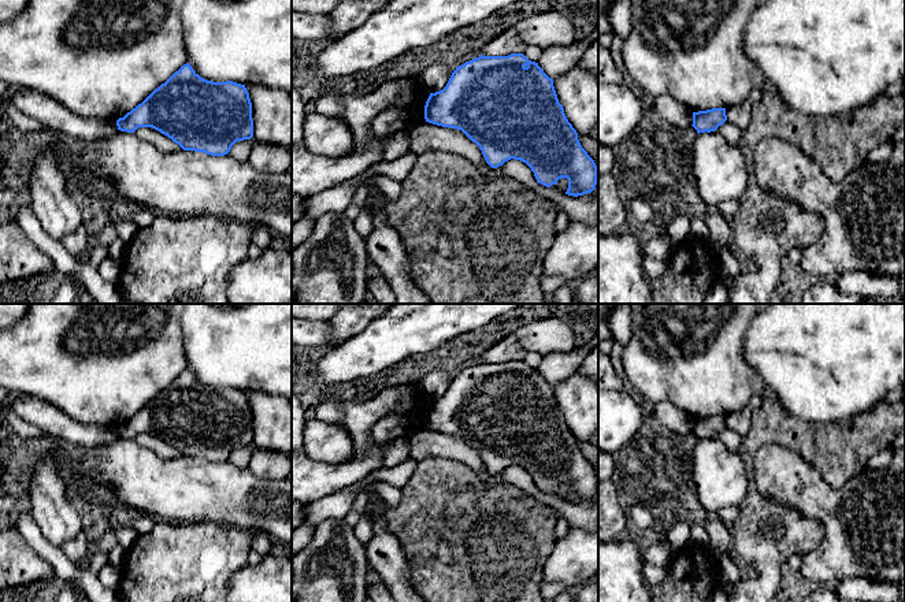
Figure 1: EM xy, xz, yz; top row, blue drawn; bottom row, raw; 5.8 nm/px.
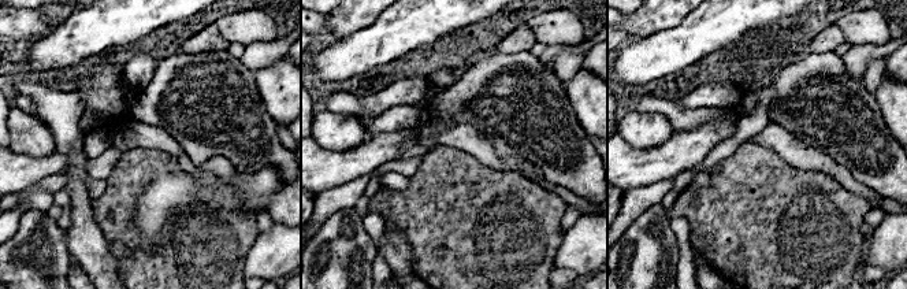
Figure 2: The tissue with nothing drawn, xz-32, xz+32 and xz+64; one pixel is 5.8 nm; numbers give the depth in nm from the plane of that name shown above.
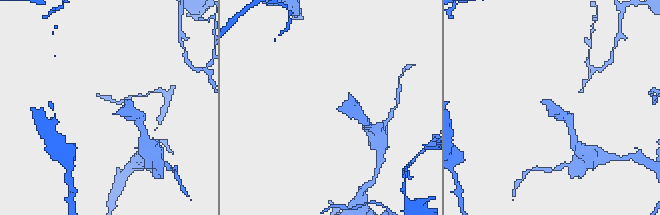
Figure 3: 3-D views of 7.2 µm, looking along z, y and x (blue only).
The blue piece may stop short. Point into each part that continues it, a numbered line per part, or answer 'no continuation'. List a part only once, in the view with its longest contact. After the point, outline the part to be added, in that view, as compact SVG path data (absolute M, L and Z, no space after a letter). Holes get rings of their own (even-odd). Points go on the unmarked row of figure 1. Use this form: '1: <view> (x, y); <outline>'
no continuation

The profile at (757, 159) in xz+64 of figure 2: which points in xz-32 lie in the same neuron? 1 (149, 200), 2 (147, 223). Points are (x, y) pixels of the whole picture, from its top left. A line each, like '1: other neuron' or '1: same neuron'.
1: other neuron
2: other neuron

